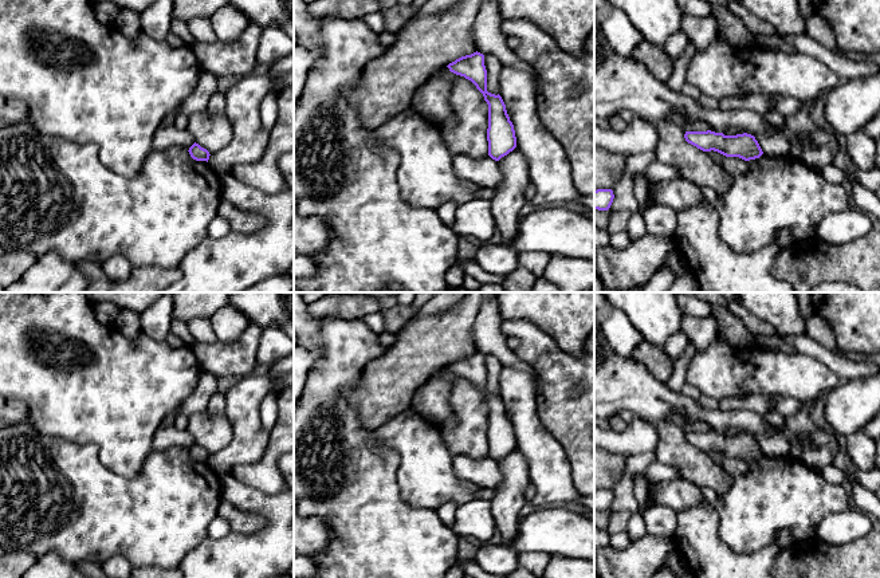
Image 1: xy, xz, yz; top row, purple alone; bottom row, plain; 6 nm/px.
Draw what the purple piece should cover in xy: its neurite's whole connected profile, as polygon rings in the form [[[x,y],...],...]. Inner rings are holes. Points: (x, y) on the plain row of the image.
[[[193,444],[190,448],[189,448],[189,455],[193,460],[196,461],[207,461],[209,460],[209,452],[204,448],[201,448],[199,444]]]

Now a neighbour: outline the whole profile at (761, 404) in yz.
[[[747,394],[745,397],[724,397],[719,401],[722,410],[749,410],[757,414],[775,412],[783,417],[798,413],[804,404],[794,398],[767,394]]]

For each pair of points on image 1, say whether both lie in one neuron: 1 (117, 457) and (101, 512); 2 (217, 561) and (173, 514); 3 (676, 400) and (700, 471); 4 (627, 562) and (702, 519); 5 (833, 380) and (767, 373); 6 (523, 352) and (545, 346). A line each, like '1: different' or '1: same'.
1: different
2: different
3: different
4: different
5: same
6: same

